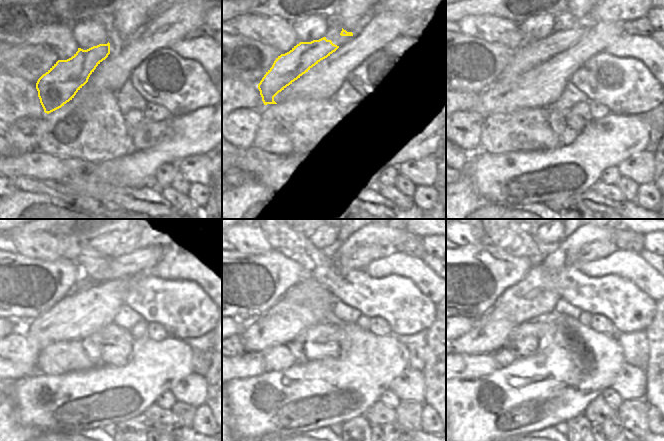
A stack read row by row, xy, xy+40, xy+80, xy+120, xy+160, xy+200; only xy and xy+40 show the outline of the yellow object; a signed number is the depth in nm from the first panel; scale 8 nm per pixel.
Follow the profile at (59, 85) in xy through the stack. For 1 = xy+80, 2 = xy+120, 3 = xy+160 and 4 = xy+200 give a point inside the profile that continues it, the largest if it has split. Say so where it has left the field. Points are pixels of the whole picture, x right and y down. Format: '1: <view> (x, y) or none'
1: xy+80 (531, 54)
2: xy+120 (140, 259)
3: xy+160 (364, 255)
4: xy+200 (599, 249)

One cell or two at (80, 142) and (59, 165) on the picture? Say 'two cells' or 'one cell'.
two cells

